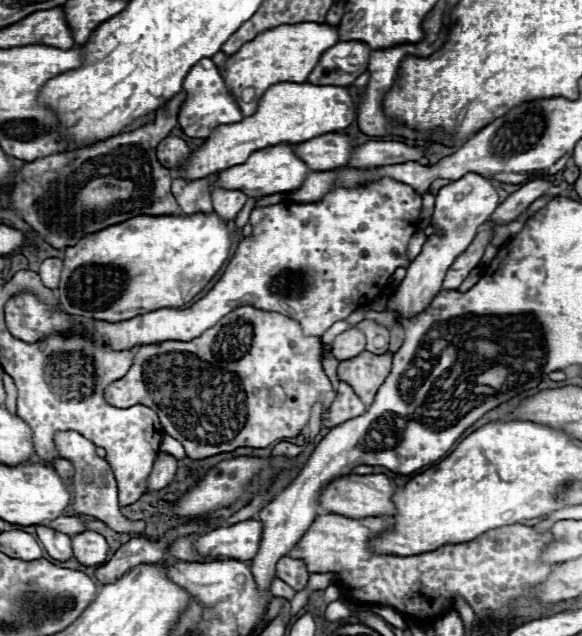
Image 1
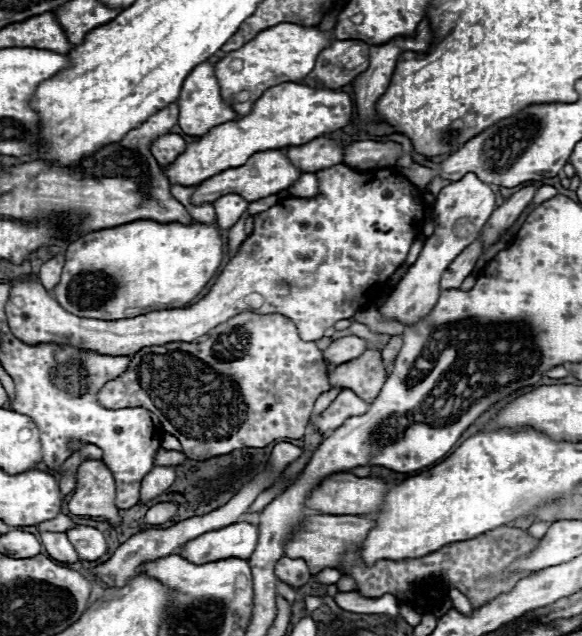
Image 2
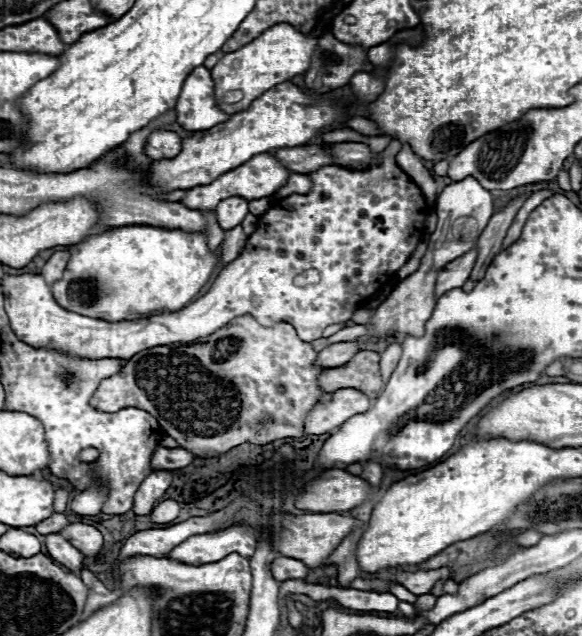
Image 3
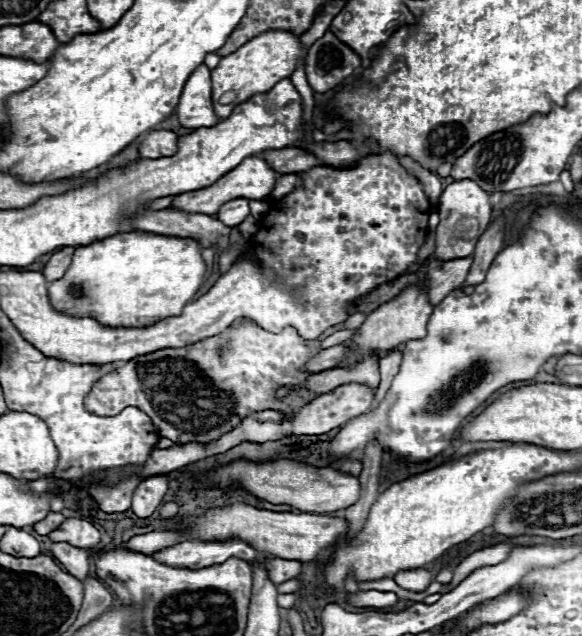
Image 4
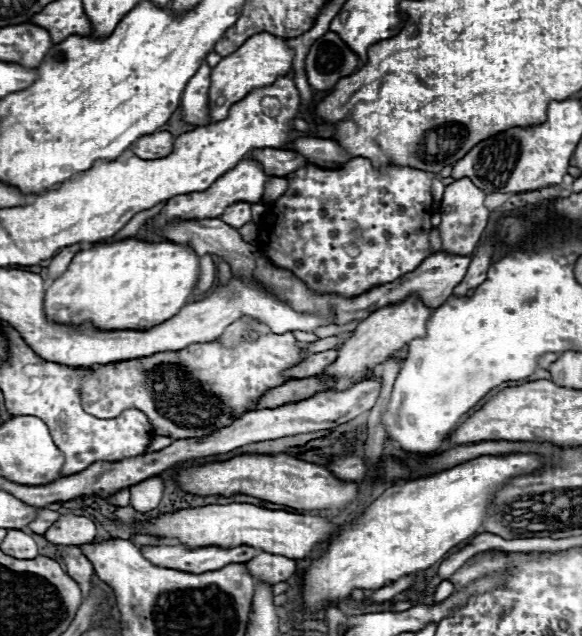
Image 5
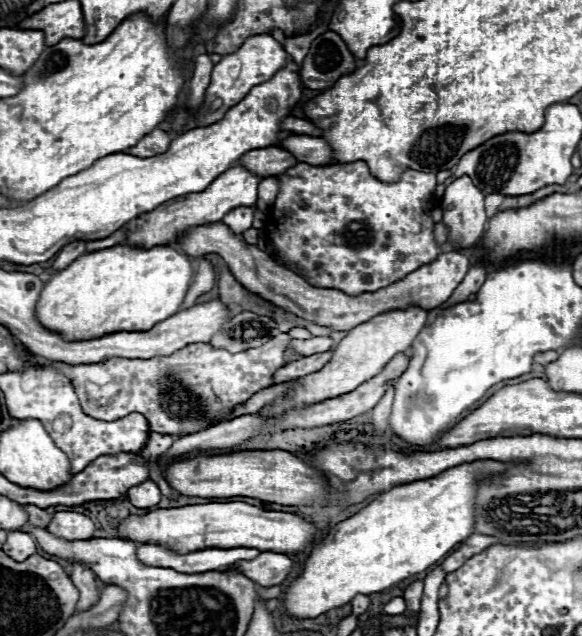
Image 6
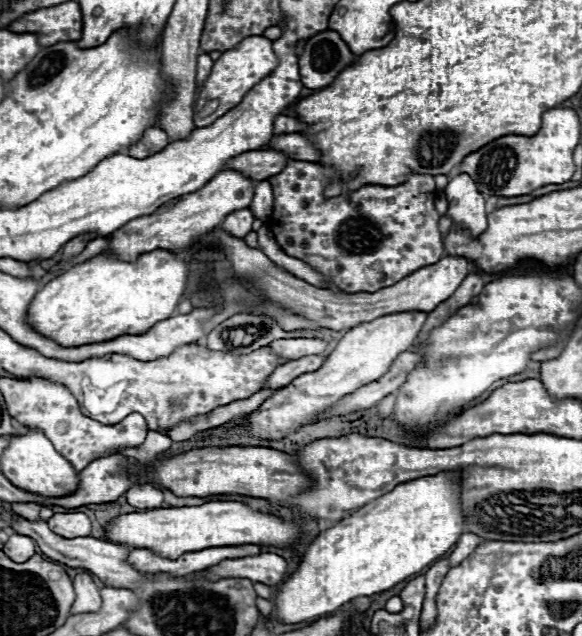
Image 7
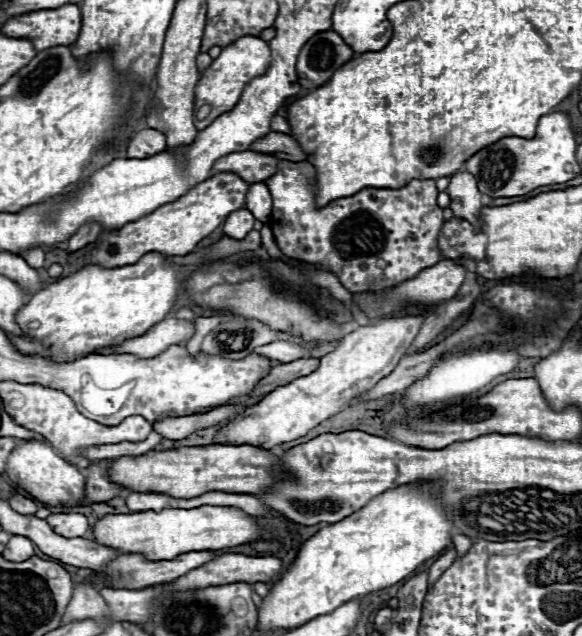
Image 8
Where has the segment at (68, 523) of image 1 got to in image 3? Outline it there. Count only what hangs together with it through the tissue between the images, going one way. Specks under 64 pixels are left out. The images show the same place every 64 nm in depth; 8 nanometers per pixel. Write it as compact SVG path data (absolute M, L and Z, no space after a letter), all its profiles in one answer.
M54 514L44 520L44 532L60 532L68 526L68 518L64 514Z

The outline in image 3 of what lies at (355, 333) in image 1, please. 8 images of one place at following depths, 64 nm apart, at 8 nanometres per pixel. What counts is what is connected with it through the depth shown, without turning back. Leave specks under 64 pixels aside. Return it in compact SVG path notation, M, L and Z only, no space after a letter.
M358 340L336 342L336 344L326 346L318 354L316 364L322 366L322 368L338 368L338 366L344 366L346 362L350 362L358 352L360 352L360 342Z

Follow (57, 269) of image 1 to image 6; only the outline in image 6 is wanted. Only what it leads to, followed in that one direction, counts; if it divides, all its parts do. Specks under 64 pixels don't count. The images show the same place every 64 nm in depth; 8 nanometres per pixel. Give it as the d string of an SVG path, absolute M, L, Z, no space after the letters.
M74 242L74 244L68 244L60 250L60 254L56 256L54 264L52 264L52 270L54 272L62 272L70 262L74 262L80 254L86 252L86 242Z

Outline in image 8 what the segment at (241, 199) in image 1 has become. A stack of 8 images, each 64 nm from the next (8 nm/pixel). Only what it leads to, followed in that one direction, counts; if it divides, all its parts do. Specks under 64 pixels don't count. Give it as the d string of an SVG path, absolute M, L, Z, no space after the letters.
M238 210L232 212L226 222L224 222L224 234L234 238L234 240L242 240L254 226L254 216L248 210Z

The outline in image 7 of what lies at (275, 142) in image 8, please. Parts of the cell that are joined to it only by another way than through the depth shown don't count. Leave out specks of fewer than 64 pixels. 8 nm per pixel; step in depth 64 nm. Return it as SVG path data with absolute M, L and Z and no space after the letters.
M282 134L274 136L274 140L266 146L284 152L290 160L304 160L304 162L320 162L322 152L302 134Z

